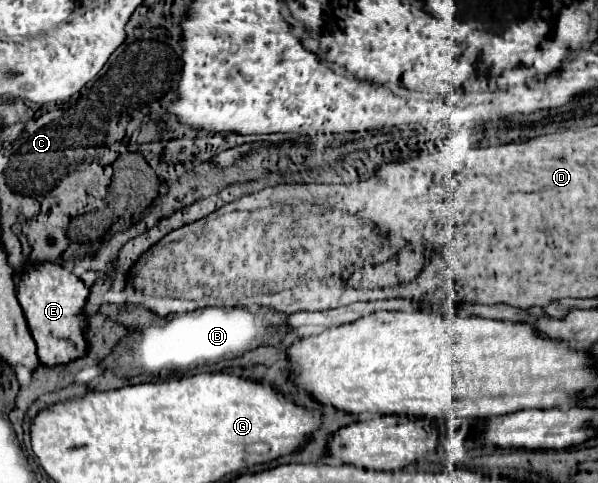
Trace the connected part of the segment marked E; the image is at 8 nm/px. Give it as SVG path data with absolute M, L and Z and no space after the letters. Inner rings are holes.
M28 261L20 275L16 295L28 321L30 333L38 345L38 359L42 363L46 365L68 363L84 355L86 339L82 331L86 329L86 317L80 311L84 309L88 287L82 283L82 279L78 279L60 263Z

